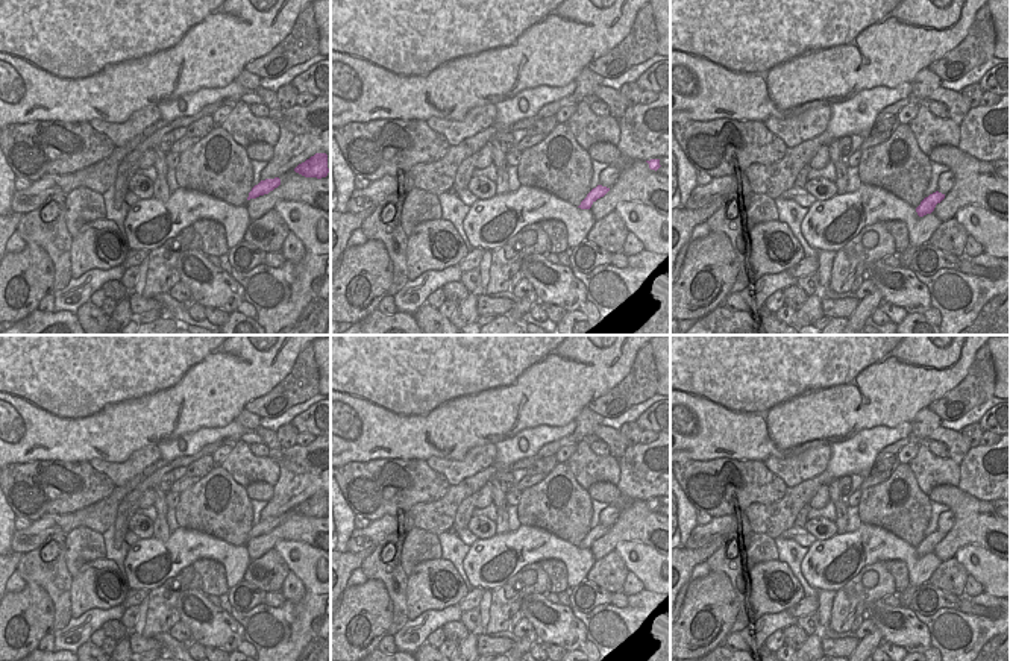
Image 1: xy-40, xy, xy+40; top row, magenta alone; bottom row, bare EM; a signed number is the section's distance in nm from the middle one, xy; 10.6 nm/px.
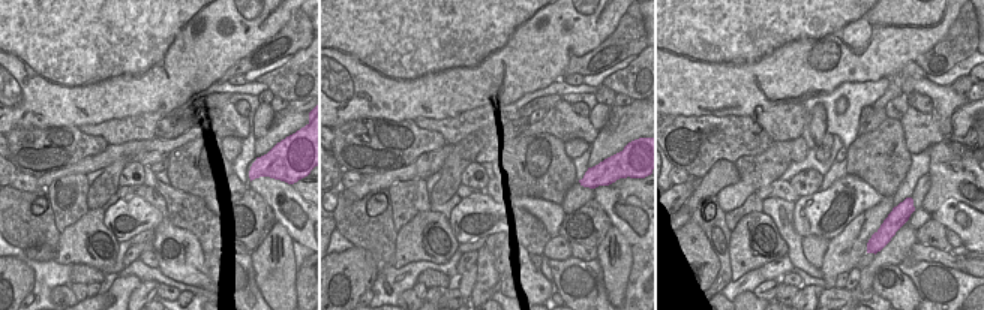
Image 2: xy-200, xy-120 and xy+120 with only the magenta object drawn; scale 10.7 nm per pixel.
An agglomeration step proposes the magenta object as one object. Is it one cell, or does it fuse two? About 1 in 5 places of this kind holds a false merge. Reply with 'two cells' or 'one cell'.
one cell

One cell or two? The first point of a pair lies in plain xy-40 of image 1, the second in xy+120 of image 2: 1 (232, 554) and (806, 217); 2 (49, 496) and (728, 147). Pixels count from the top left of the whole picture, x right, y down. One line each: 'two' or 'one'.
1: one
2: one

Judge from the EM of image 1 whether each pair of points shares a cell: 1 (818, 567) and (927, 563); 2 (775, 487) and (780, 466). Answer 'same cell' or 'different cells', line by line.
1: same cell
2: different cells

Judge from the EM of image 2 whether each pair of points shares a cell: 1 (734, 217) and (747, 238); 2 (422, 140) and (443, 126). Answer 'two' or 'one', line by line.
1: two
2: two

